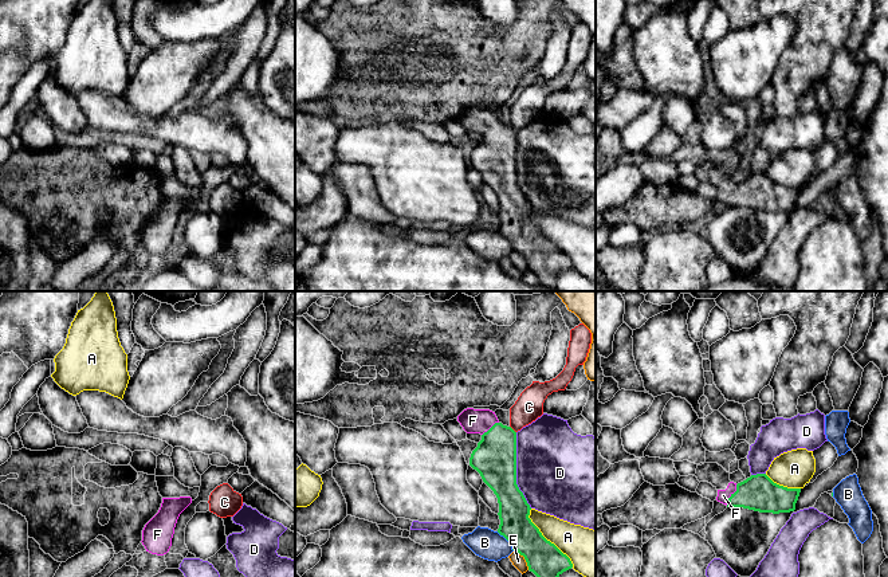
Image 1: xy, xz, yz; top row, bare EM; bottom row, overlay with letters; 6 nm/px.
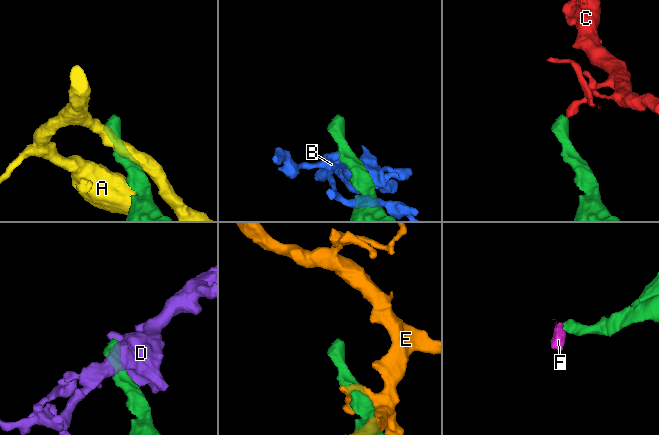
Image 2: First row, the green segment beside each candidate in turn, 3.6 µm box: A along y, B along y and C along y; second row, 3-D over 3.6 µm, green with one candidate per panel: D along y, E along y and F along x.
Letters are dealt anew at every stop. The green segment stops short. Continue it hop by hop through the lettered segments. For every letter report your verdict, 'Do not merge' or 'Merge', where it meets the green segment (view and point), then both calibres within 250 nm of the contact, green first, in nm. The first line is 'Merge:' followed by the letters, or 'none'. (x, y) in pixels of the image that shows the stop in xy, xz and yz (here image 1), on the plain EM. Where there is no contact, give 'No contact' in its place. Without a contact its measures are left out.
Merge: F
A: Do not merge. Touches green at xz (546, 239). Thickness 220 nm (green) against 240 nm
B: Do not merge. Touches green at xz (507, 239). Thickness 220 nm (green) against 180 nm
C: Do not merge. Touches green at xz (513, 129). Thickness 260 nm (green) against 170 nm
D: Do not merge. Touches green at xz (515, 169). Thickness 260 nm (green) against 500 nm
E: Do not merge. Touches green at xz (525, 258). Thickness 220 nm (green) against 80 nm
F: Merge. Touches green at yz (731, 195). Thickness 220 nm (green) against 70 nm

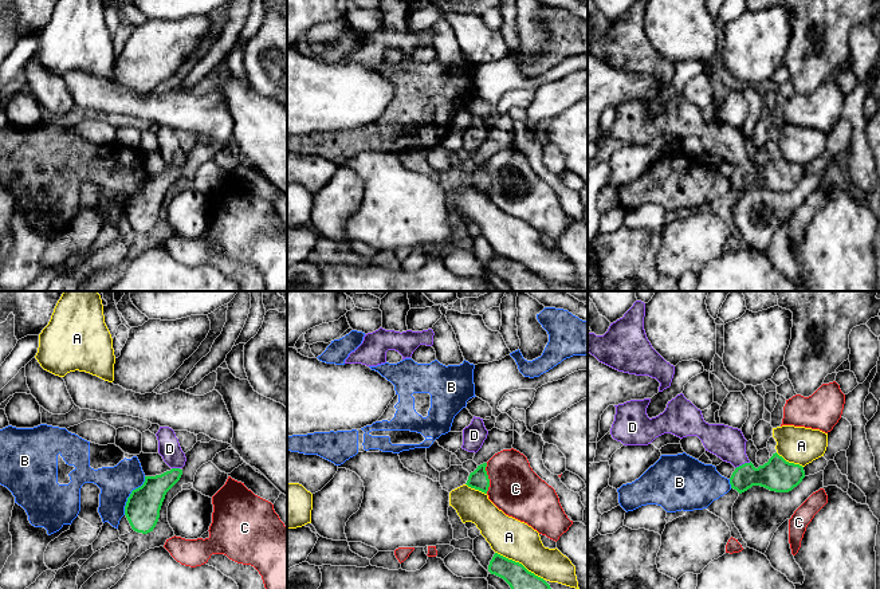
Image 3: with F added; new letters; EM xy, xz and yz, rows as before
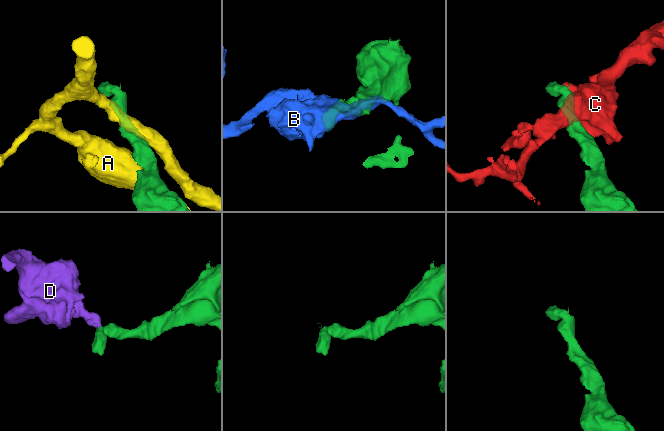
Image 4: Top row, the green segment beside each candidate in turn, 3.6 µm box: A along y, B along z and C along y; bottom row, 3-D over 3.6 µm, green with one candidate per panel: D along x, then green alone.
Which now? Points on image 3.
Merge: D
A: Do not merge. Touches green at xz (518, 262). Thickness 200 nm (green) against 240 nm
B: Do not merge. Touches green at xy (130, 193). Thickness 200 nm (green) against 200 nm
C: Do not merge. Touches green at xz (487, 177). Thickness 120 nm (green) against 300 nm
D: Merge. Touches green at yz (742, 164). Thickness 200 nm (green) against 200 nm

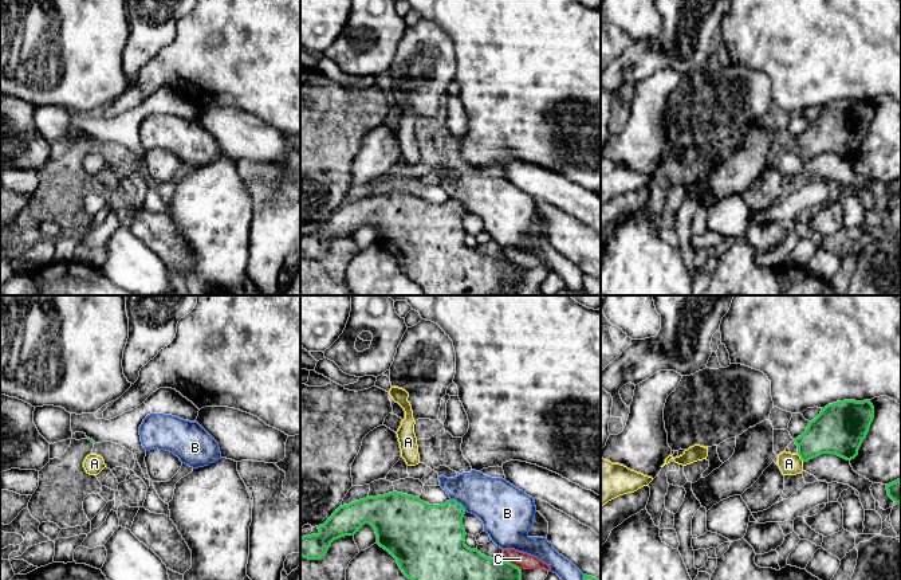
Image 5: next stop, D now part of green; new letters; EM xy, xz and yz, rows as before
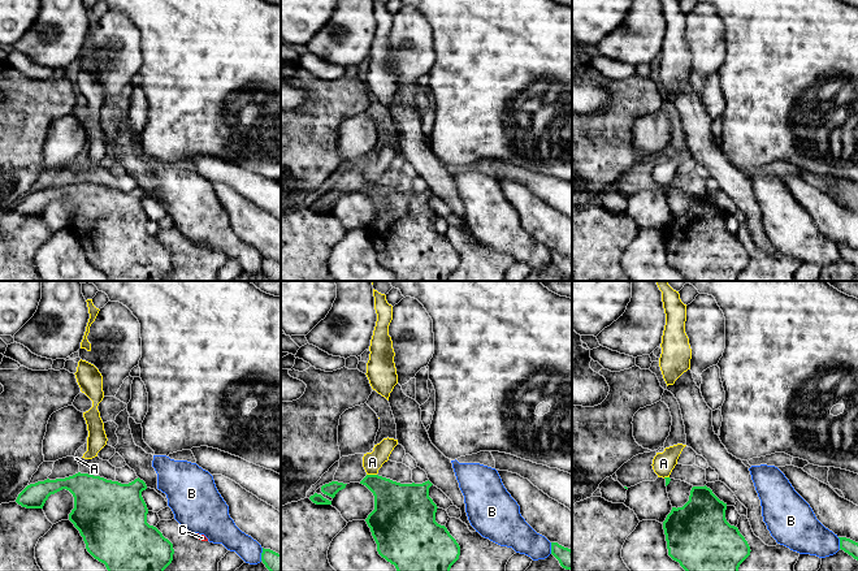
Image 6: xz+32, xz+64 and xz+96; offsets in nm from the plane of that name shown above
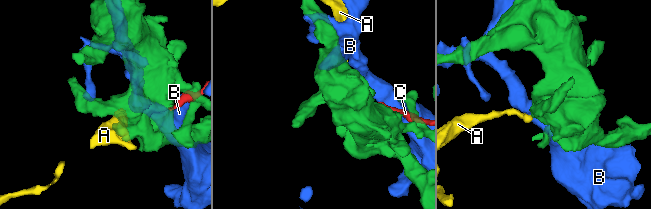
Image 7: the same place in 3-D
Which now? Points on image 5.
Merge: none
A: Do not merge. Touches green at yz (801, 157). Thickness 280 nm (green) against 130 nm
B: Do not merge. Touches green at xz (457, 202). Thickness 380 nm (green) against 280 nm
C: Do not merge. Touches green at xz (515, 265). Thickness 320 nm (green) against 90 nm

